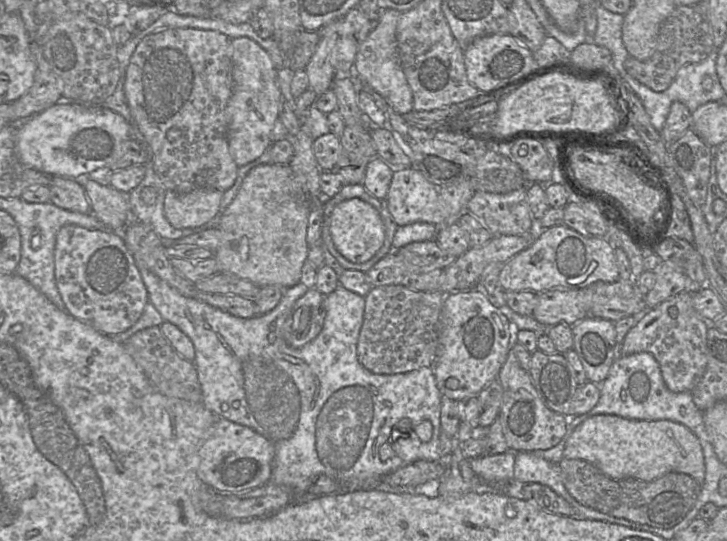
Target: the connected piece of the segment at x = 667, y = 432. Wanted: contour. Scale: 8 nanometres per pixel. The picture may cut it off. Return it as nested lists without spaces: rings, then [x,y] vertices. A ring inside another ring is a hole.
[[[609,414],[589,417],[575,428],[567,440],[563,458],[586,461],[613,480],[650,482],[669,472],[686,474],[701,486],[705,479],[699,439],[686,426],[669,420],[630,420]]]

